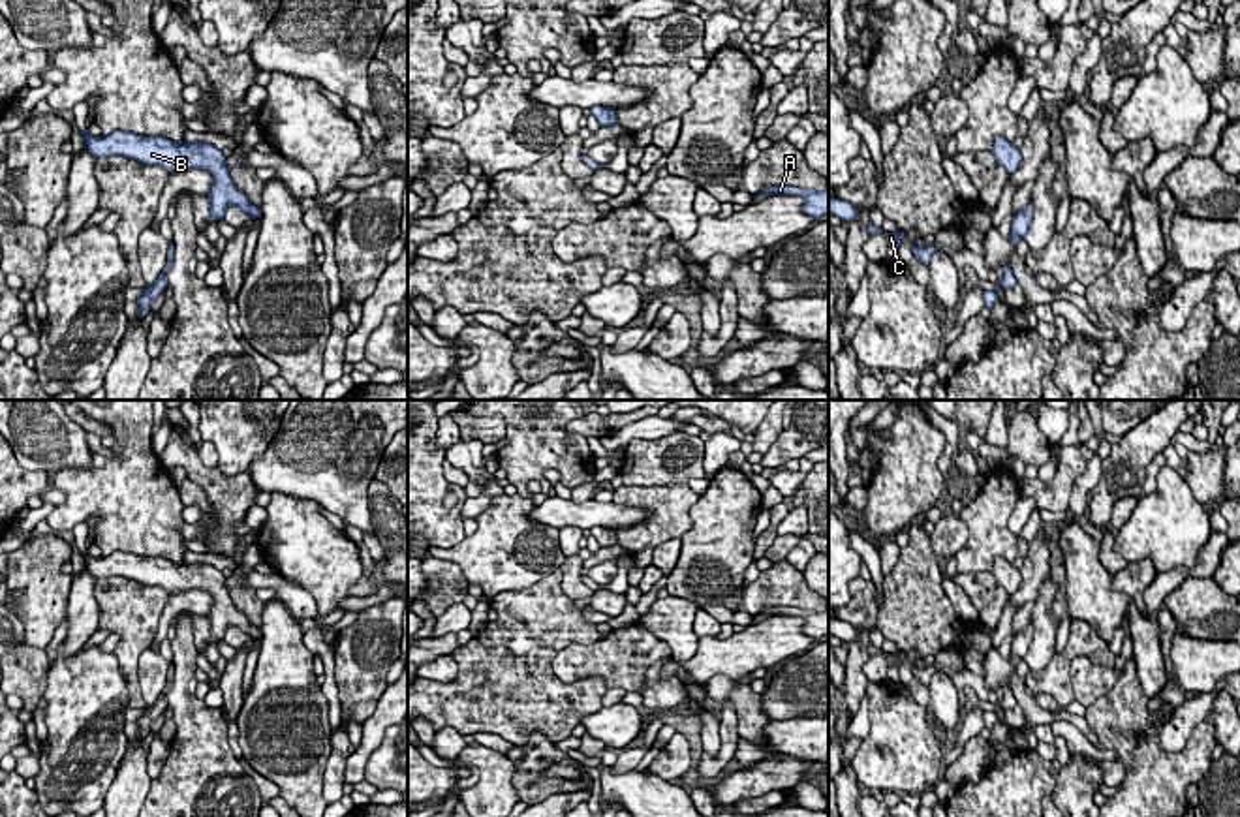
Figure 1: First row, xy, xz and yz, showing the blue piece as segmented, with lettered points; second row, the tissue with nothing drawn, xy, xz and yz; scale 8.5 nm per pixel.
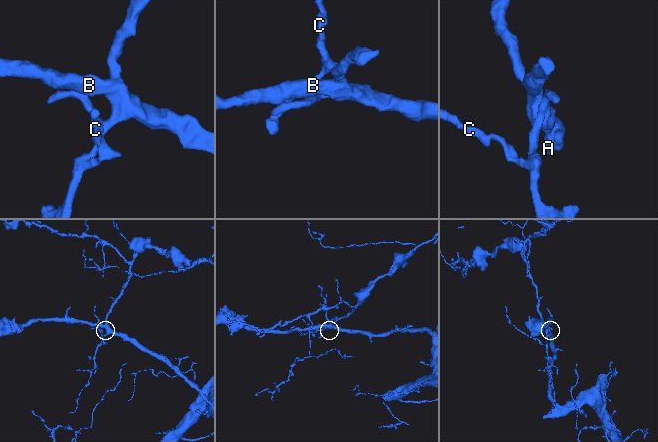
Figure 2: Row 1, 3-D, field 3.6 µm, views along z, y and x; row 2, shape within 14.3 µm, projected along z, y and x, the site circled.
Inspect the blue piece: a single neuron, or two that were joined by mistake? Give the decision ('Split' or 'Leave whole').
Split

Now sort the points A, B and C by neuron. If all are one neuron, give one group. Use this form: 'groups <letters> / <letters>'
groups A B / C

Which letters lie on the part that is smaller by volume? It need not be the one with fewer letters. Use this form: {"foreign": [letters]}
{"foreign": ["C"]}

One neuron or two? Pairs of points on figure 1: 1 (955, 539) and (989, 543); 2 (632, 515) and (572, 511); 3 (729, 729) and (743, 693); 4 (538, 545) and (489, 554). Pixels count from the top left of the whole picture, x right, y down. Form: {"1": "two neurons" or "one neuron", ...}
{"1": "two neurons", "2": "one neuron", "3": "two neurons", "4": "one neuron"}

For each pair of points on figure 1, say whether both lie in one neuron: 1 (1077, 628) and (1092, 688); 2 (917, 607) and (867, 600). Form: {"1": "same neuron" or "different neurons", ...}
{"1": "different neurons", "2": "different neurons"}

